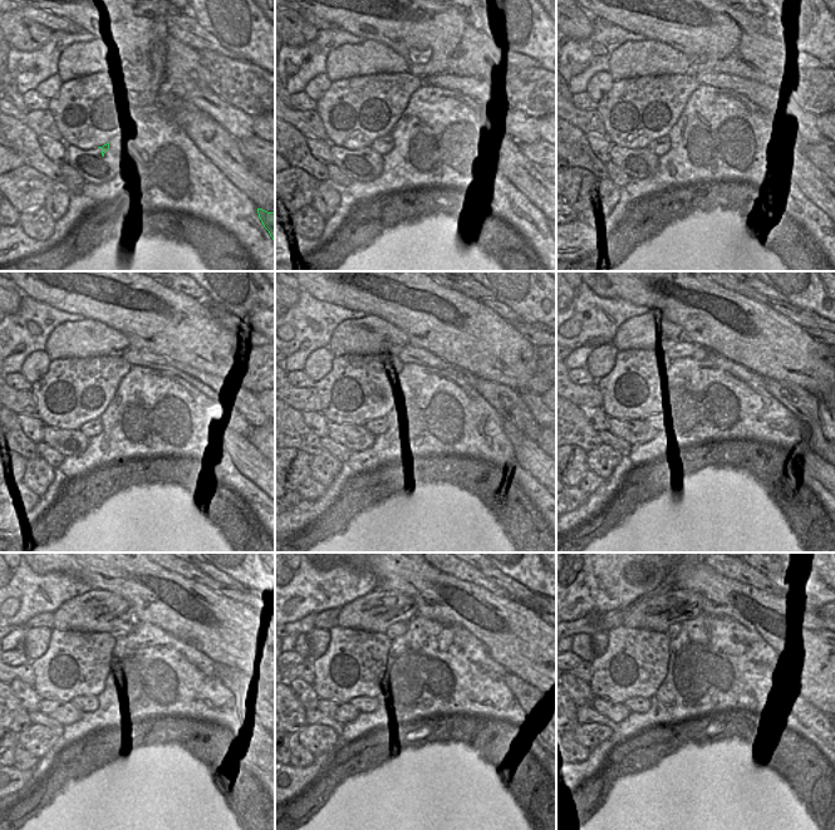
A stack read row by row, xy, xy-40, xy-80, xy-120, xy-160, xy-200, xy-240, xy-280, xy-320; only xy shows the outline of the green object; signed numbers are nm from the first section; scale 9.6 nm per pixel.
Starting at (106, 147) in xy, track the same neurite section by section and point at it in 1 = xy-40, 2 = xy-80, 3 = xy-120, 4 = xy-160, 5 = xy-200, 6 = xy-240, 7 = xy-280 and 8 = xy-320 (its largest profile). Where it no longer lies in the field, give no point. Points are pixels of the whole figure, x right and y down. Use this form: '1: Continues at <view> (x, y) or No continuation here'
1: Continues at xy-40 (383, 145)
2: Continues at xy-80 (661, 146)
3: Continues at xy-120 (94, 427)
4: Continues at xy-160 (378, 426)
5: Continues at xy-200 (654, 422)
6: Continues at xy-240 (86, 703)
7: Continues at xy-280 (362, 703)
8: Continues at xy-320 (637, 703)

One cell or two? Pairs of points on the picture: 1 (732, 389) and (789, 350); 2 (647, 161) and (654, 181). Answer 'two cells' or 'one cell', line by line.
1: two cells
2: two cells

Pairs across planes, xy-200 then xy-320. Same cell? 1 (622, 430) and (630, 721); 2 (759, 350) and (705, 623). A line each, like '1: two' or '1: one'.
1: two
2: two

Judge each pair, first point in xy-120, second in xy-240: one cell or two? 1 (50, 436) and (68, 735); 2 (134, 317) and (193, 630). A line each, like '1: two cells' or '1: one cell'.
1: two cells
2: one cell

